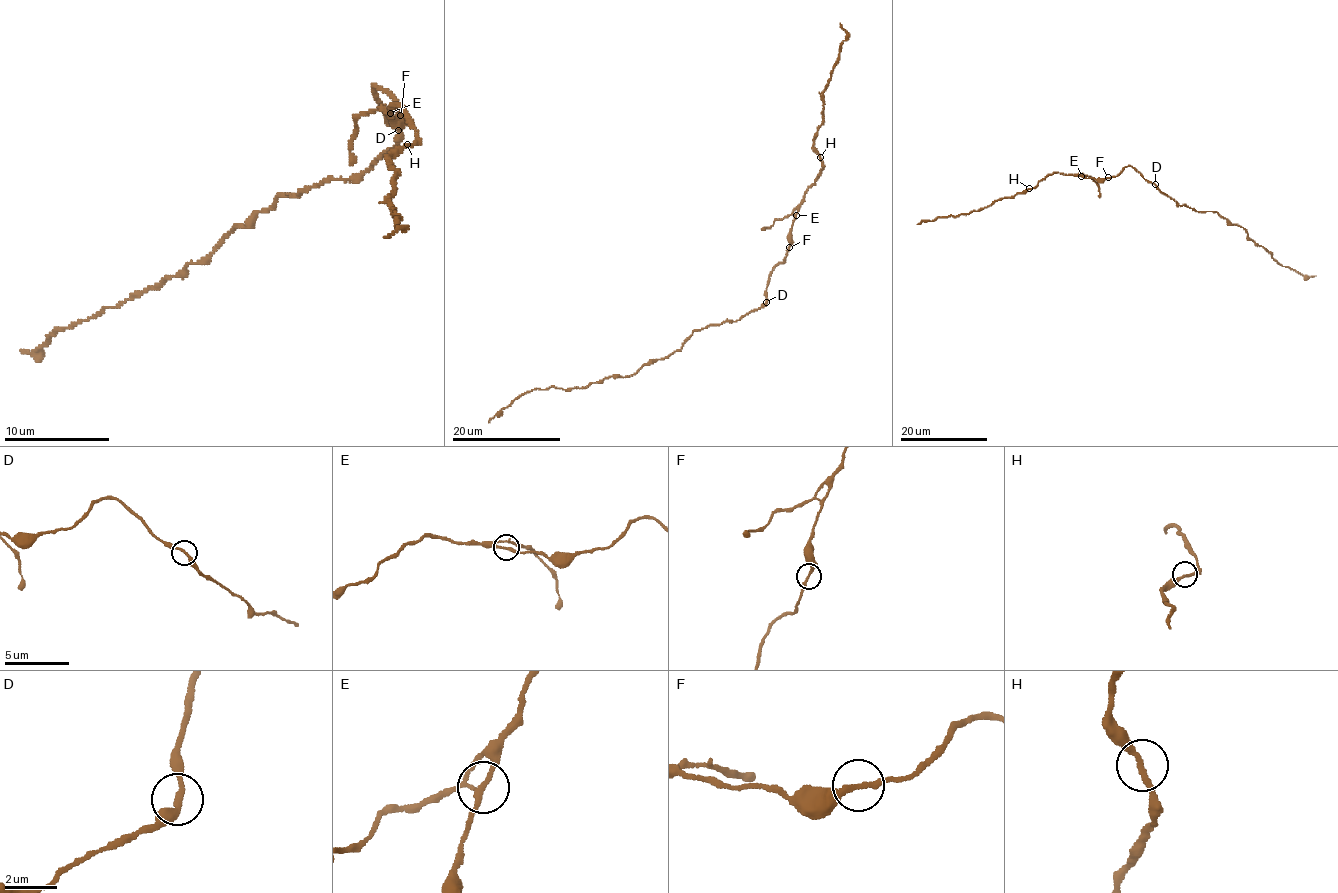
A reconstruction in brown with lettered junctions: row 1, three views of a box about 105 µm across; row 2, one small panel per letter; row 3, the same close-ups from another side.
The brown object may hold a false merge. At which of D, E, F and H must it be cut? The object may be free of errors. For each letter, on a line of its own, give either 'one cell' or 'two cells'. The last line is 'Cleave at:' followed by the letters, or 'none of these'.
D: one cell
E: one cell
F: one cell
H: one cell
Cleave at: none of these

